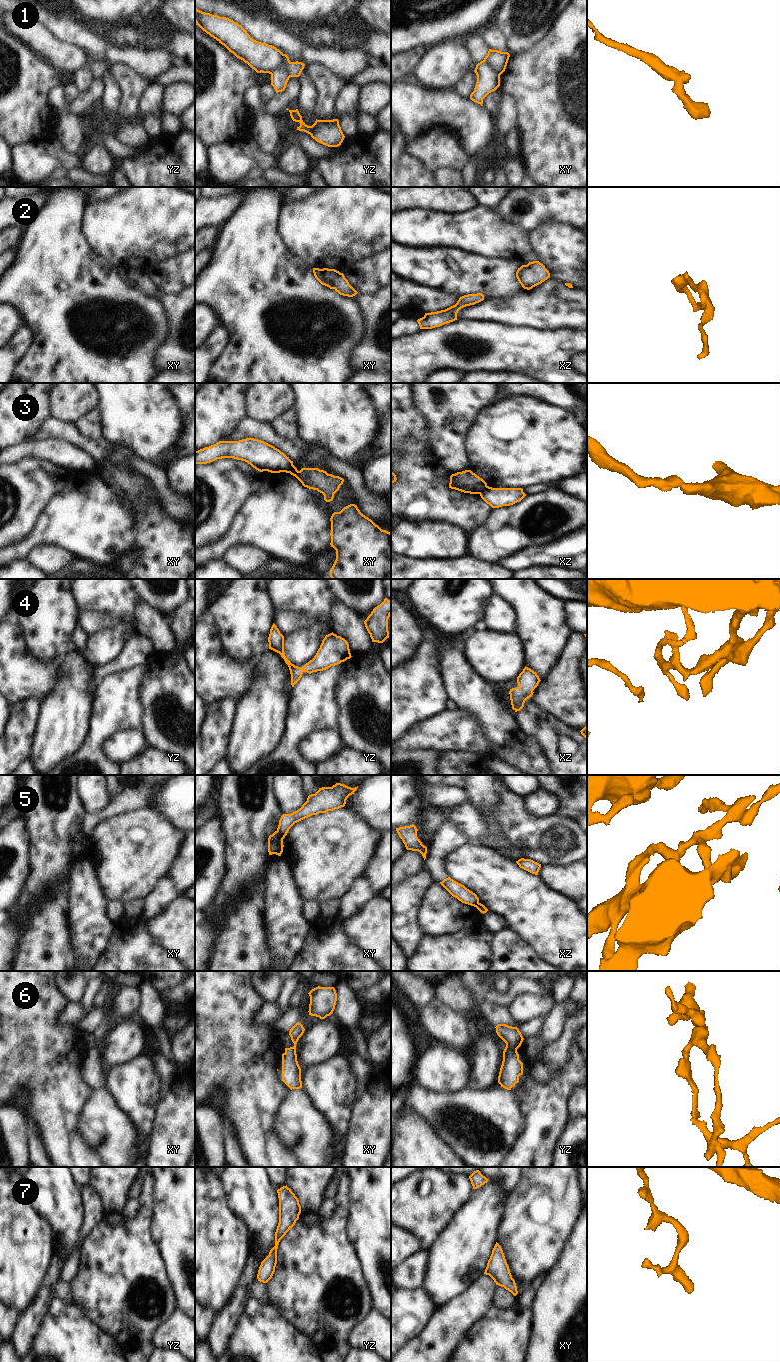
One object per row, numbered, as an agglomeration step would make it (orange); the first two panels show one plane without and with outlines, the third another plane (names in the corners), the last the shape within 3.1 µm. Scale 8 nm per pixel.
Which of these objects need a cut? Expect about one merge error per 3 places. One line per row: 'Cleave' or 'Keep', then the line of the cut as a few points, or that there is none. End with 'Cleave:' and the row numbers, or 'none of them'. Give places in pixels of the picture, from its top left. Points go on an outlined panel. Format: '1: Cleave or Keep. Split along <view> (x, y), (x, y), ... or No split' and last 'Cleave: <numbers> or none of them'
1: Cleave. Split along yz (284, 54), (284, 64), (270, 73)
2: Keep. No split
3: Cleave. Split along xy (292, 464), (288, 472)
4: Keep. No split
5: Cleave. Split along xy (277, 830), (283, 838)
6: Cleave. Split along yz (505, 1047), (516, 1050)
7: Keep. No split
Cleave: 1, 3, 5, 6.

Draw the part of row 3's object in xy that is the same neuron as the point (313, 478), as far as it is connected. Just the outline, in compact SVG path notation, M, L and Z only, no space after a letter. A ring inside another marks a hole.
M292 465L289 473L295 476L304 487L317 490L324 495L324 500L330 502L334 494L343 484L344 479L339 476L328 474L318 468L302 468L300 471Z

